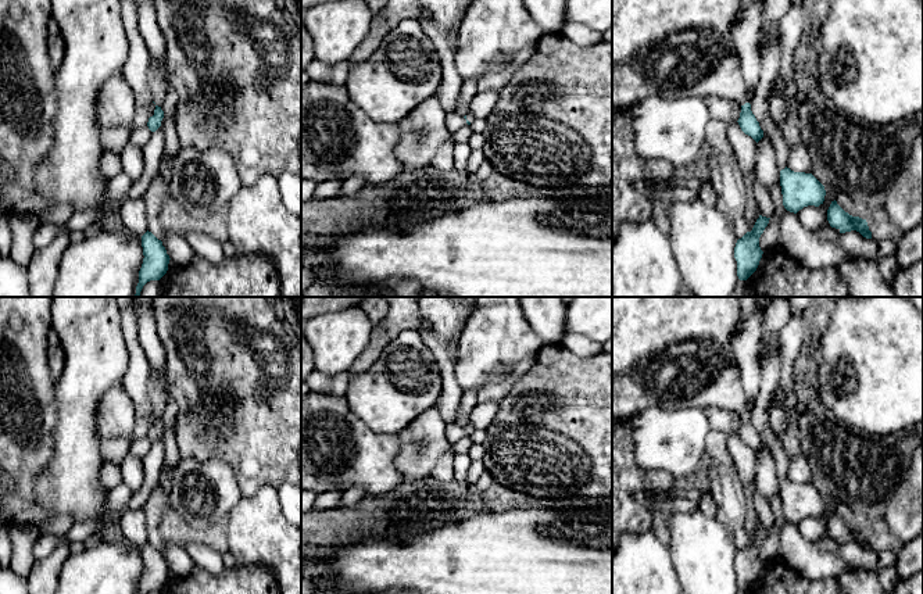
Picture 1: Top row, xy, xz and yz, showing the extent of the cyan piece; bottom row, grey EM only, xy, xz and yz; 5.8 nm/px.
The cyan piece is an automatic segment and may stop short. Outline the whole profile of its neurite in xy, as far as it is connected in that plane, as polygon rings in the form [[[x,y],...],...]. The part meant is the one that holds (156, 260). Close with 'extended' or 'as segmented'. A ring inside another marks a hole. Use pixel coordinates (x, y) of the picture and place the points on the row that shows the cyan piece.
[[[149,230],[142,236],[142,247],[144,258],[139,271],[135,297],[140,297],[140,291],[147,282],[160,280],[167,273],[171,260],[162,241]]]; as segmented

